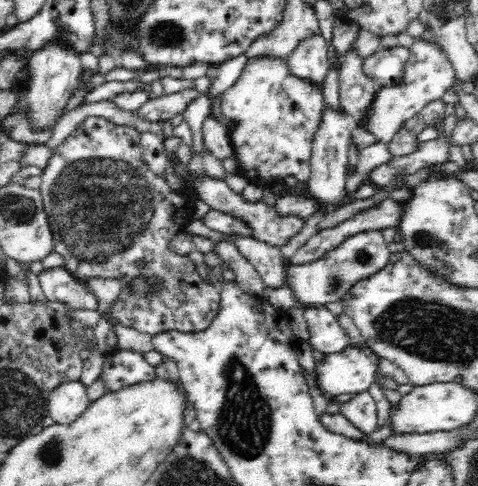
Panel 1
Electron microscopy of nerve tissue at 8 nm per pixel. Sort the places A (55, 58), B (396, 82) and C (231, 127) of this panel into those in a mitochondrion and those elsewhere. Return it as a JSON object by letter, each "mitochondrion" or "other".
{"A":"other","B":"other","C":"other"}

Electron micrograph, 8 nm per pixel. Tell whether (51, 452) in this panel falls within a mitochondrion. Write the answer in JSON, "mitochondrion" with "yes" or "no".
{"mitochondrion":"yes"}

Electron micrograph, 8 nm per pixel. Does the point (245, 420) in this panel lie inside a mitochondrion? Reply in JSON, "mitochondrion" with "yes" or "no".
{"mitochondrion":"yes"}

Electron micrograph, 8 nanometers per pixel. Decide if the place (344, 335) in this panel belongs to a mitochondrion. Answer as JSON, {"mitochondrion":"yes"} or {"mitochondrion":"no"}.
{"mitochondrion":"no"}

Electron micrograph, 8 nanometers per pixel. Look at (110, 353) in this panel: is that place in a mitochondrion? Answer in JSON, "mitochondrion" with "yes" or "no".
{"mitochondrion":"no"}

